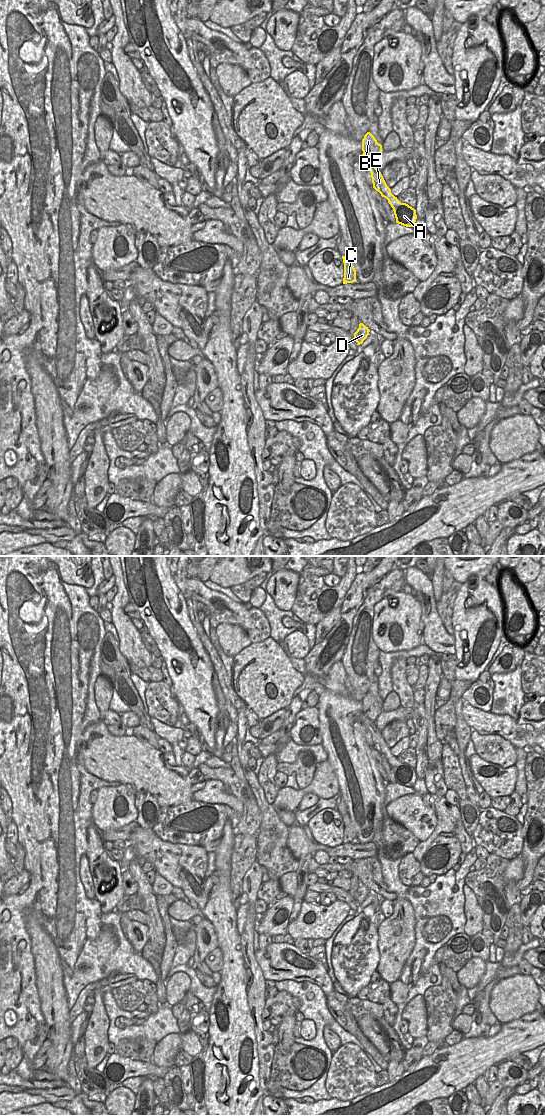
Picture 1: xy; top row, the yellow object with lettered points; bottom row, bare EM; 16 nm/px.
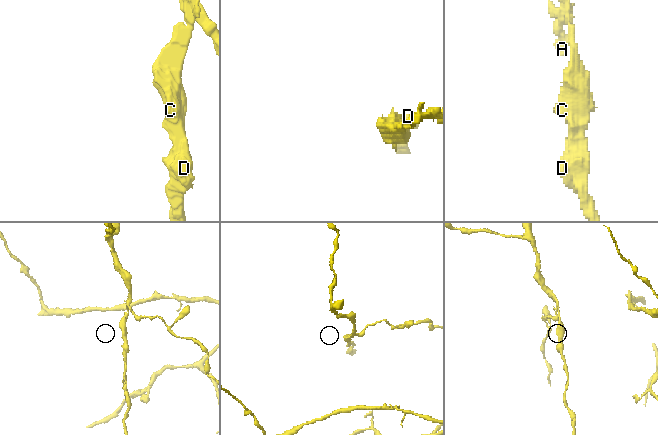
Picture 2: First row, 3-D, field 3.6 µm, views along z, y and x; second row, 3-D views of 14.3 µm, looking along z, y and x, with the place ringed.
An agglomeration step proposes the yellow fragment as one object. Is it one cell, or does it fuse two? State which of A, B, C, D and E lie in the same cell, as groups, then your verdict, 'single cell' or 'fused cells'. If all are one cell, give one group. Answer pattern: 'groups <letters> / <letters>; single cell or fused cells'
groups A / B C D E; fused cells

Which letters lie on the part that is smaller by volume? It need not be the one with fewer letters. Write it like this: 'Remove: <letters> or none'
Remove: A

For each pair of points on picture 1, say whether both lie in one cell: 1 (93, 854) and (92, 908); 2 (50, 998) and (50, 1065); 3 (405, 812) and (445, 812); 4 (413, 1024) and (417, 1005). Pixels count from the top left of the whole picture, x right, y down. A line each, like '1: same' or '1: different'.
1: different
2: same
3: different
4: same

